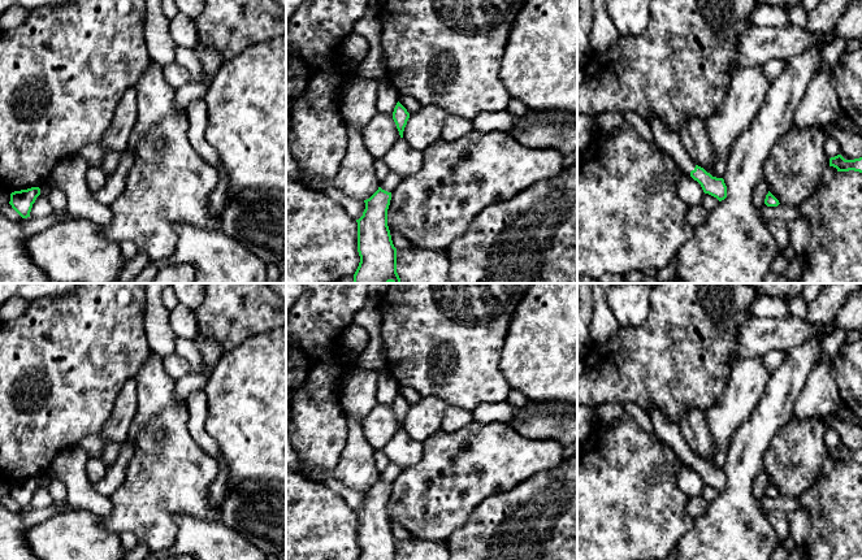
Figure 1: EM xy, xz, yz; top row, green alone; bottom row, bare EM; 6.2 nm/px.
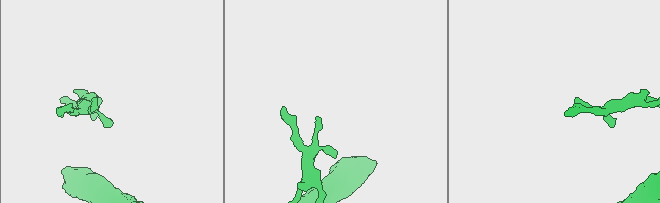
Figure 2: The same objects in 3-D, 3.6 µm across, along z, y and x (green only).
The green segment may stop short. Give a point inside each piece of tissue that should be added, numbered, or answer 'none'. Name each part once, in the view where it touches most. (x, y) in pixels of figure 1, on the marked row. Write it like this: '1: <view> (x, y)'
1: yz (666, 139)

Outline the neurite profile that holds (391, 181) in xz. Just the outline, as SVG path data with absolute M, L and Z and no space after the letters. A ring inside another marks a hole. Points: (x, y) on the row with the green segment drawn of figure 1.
M389 173L385 179L381 181L380 187L387 192L393 192L397 186L402 182L402 177L395 173Z

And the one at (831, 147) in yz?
M827 136L826 144L824 144L826 155L831 159L831 157L840 155L840 151L841 149L836 139Z

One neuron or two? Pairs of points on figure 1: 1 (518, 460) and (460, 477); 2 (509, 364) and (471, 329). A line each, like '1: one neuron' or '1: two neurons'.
1: one neuron
2: two neurons

